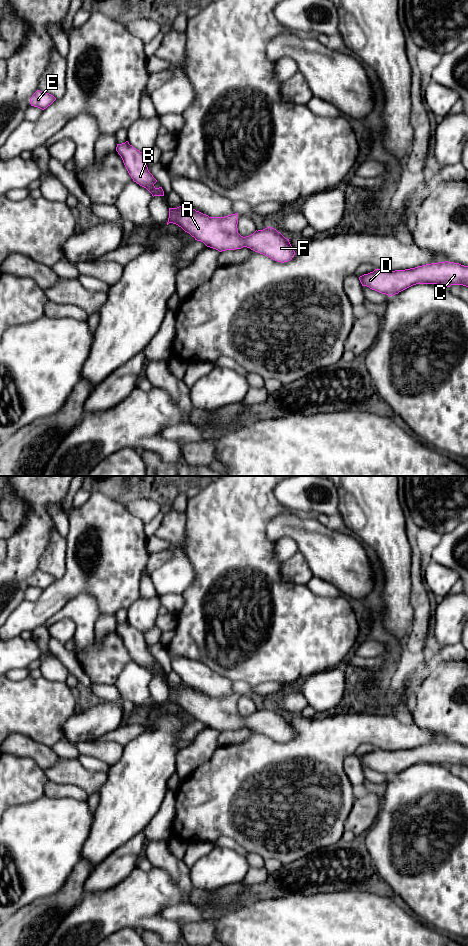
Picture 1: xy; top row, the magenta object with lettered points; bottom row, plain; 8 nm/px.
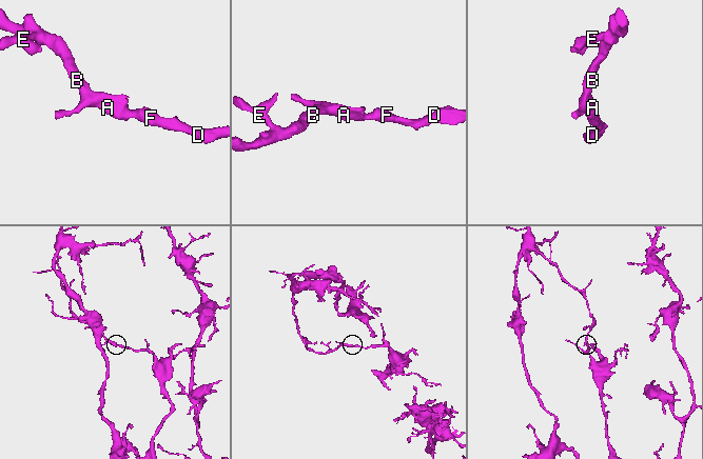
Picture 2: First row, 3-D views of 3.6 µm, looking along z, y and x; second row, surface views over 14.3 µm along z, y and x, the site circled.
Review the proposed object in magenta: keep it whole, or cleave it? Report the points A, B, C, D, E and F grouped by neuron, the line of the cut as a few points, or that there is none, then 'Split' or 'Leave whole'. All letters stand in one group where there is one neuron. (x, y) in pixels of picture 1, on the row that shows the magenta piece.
Groups: A B C D E F. No split. Leave whole

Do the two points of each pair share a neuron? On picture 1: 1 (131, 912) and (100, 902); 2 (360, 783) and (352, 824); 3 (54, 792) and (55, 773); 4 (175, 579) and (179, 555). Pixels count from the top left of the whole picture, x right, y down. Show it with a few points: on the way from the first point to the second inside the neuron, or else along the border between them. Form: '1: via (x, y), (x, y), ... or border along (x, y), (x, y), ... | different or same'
1: via (123, 908), (108, 908) | same
2: border along (364, 789), (358, 792) | different
3: border along (49, 780), (55, 783), (74, 784), (78, 787) | different
4: via (178, 573), (179, 561) | same

